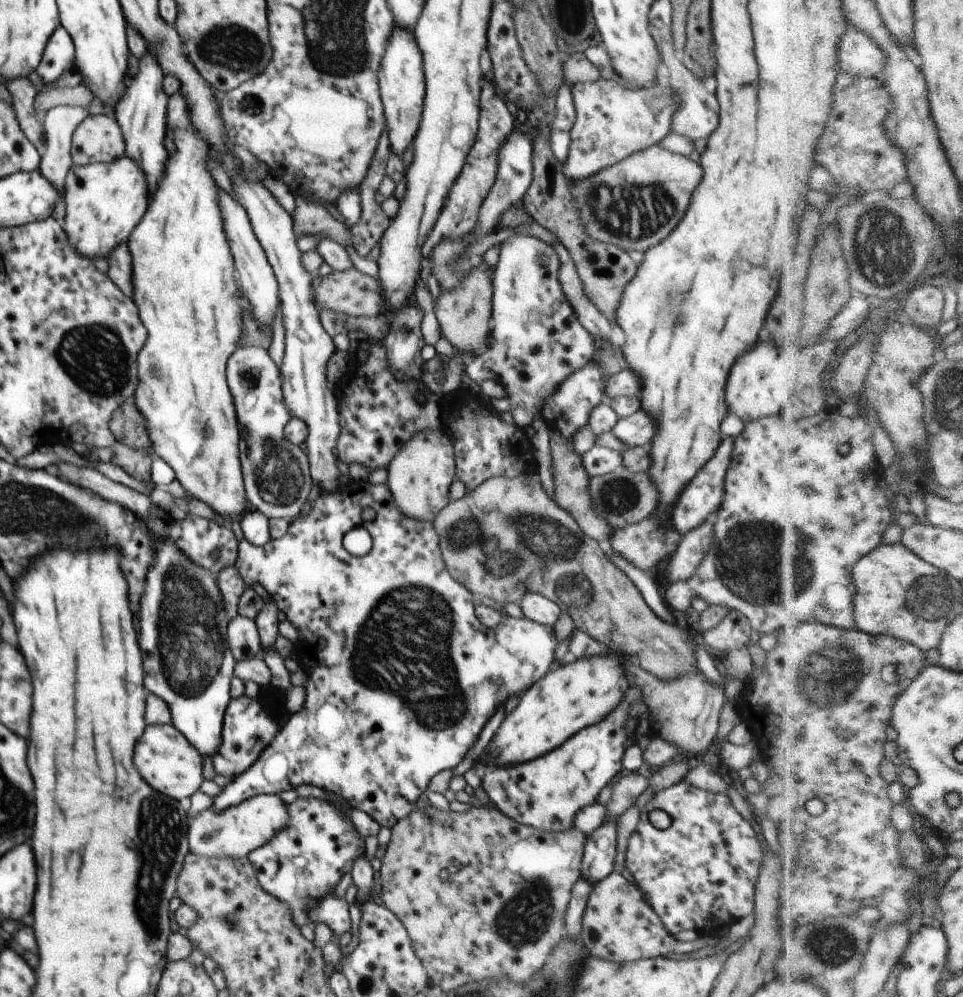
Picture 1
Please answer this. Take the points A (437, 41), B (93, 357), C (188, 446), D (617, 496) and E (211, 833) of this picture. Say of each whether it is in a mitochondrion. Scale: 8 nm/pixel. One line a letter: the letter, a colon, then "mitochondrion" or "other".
A: other
B: mitochondrion
C: other
D: mitochondrion
E: mitochondrion

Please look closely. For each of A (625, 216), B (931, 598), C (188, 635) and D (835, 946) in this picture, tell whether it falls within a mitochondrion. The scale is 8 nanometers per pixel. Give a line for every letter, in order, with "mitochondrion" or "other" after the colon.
A: mitochondrion
B: mitochondrion
C: mitochondrion
D: mitochondrion

